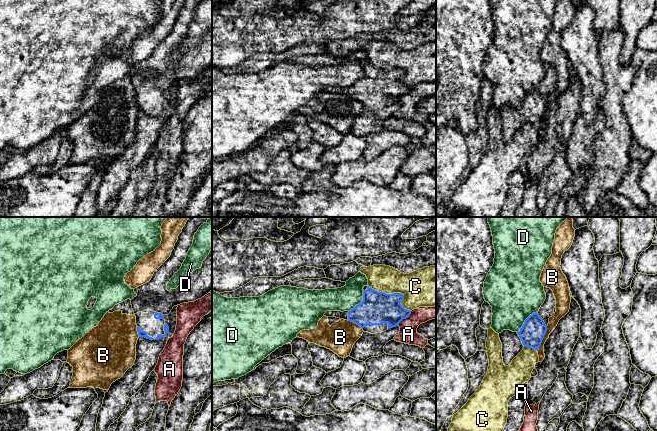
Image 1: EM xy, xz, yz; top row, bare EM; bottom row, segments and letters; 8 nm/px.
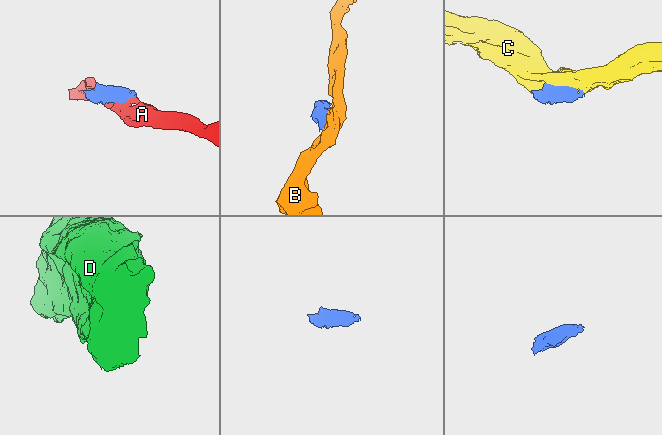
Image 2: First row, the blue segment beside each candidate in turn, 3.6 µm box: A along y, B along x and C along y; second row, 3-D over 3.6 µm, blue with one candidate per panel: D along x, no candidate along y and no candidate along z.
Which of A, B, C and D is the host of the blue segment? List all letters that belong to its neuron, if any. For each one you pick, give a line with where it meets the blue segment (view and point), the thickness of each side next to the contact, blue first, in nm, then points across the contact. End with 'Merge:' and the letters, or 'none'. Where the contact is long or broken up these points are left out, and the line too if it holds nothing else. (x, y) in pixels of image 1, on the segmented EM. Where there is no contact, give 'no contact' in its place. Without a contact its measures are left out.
Merge: none

